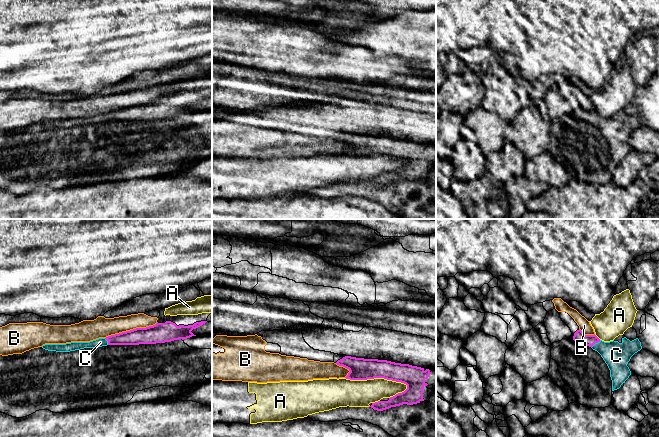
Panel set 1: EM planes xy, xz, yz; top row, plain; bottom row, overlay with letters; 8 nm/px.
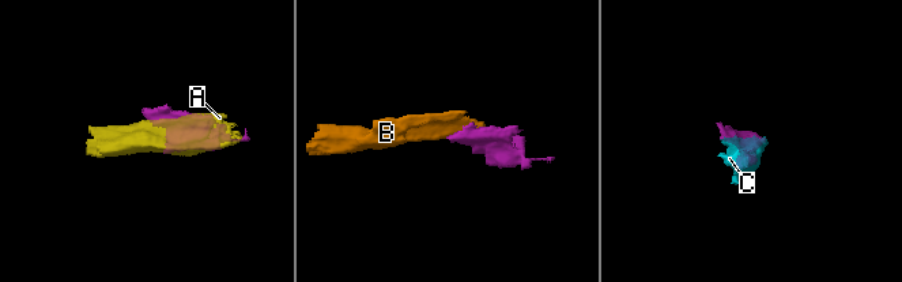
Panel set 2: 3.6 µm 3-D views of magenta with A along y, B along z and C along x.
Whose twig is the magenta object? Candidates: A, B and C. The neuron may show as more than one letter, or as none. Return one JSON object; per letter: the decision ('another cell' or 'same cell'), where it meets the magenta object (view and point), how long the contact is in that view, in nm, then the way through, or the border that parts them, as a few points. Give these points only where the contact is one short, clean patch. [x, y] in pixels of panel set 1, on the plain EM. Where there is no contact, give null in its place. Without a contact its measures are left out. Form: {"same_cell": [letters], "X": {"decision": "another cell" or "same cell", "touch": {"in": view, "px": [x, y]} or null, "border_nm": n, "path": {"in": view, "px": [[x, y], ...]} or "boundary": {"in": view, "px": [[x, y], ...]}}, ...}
{"same_cell": ["C"], "A": {"decision": "another cell", "touch": {"in": "xz", "px": [377, 153]}, "border_nm": 500}, "B": {"decision": "another cell", "touch": {"in": "xy", "px": [131, 106]}, "border_nm": 440, "boundary": {"in": "xy", "px": [[157, 98], [145, 103], [136, 103], [111, 110], [105, 114]]}}, "C": {"decision": "same cell", "touch": {"in": "yz", "px": [595, 118]}, "border_nm": 100}}

